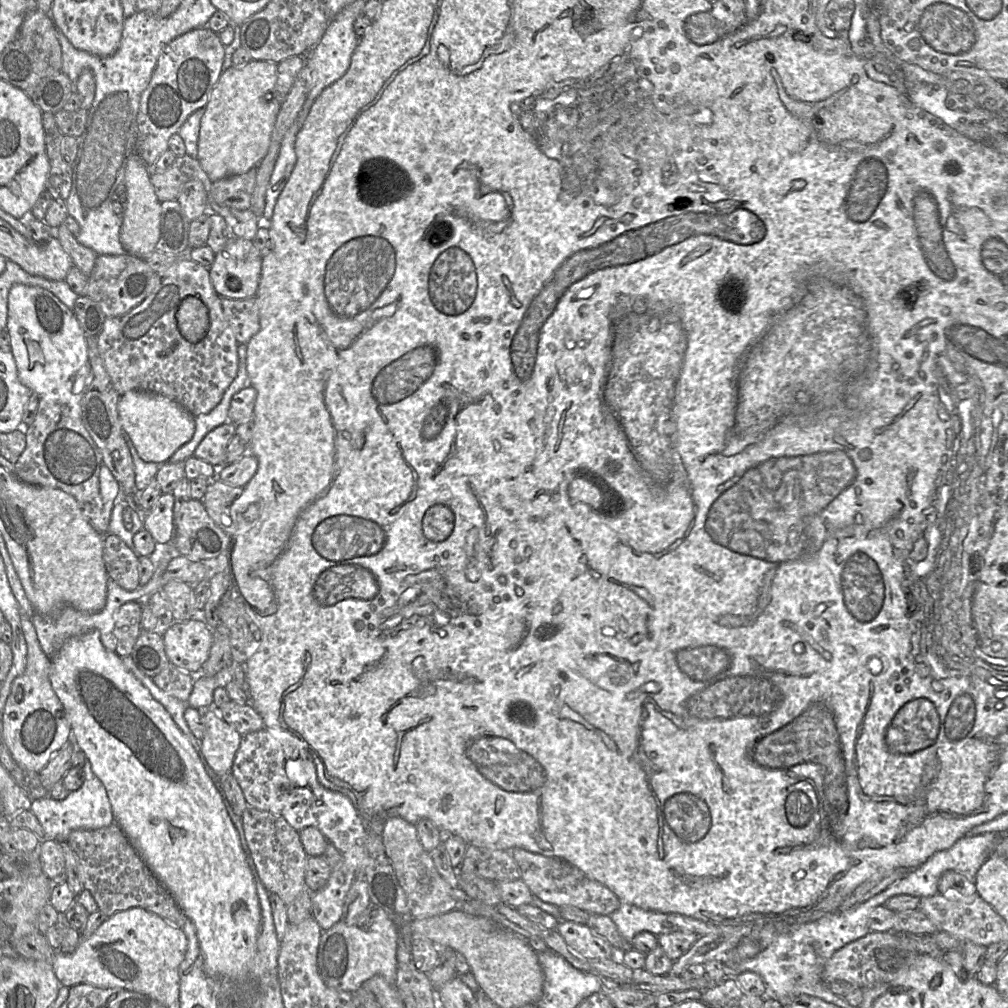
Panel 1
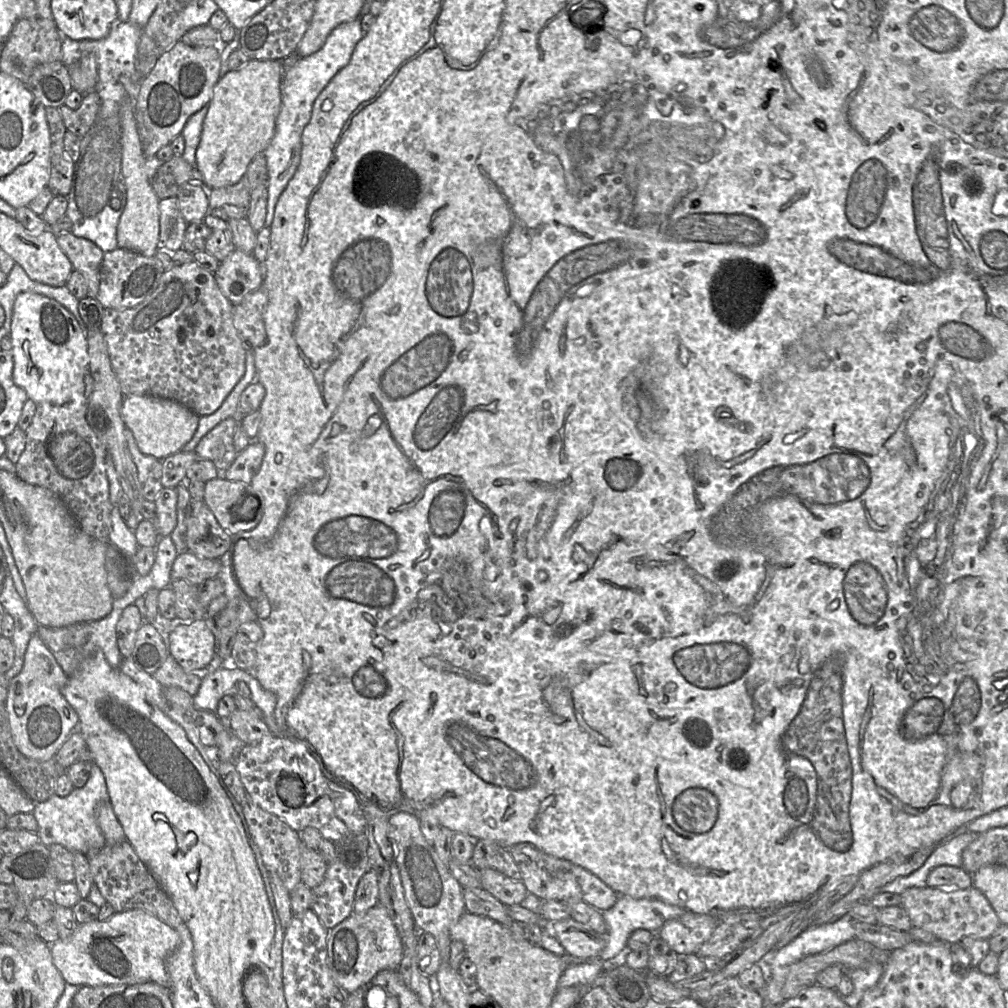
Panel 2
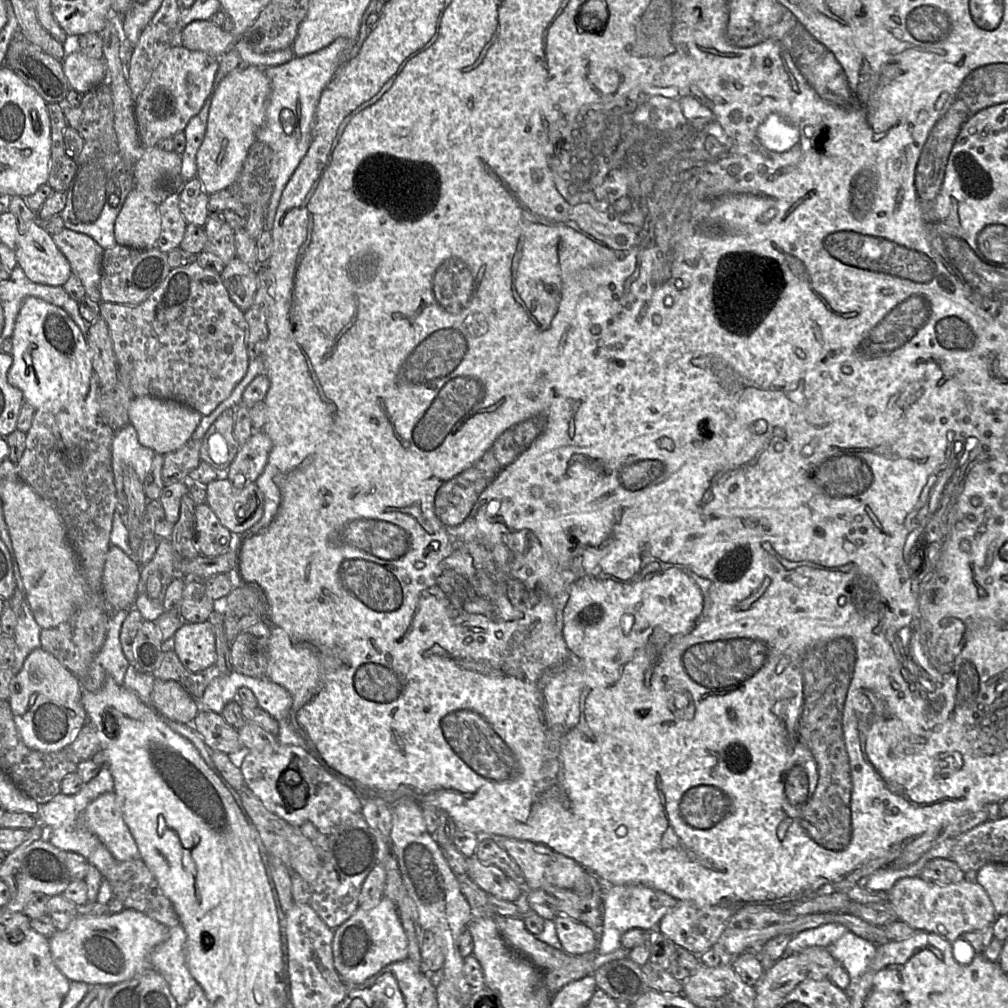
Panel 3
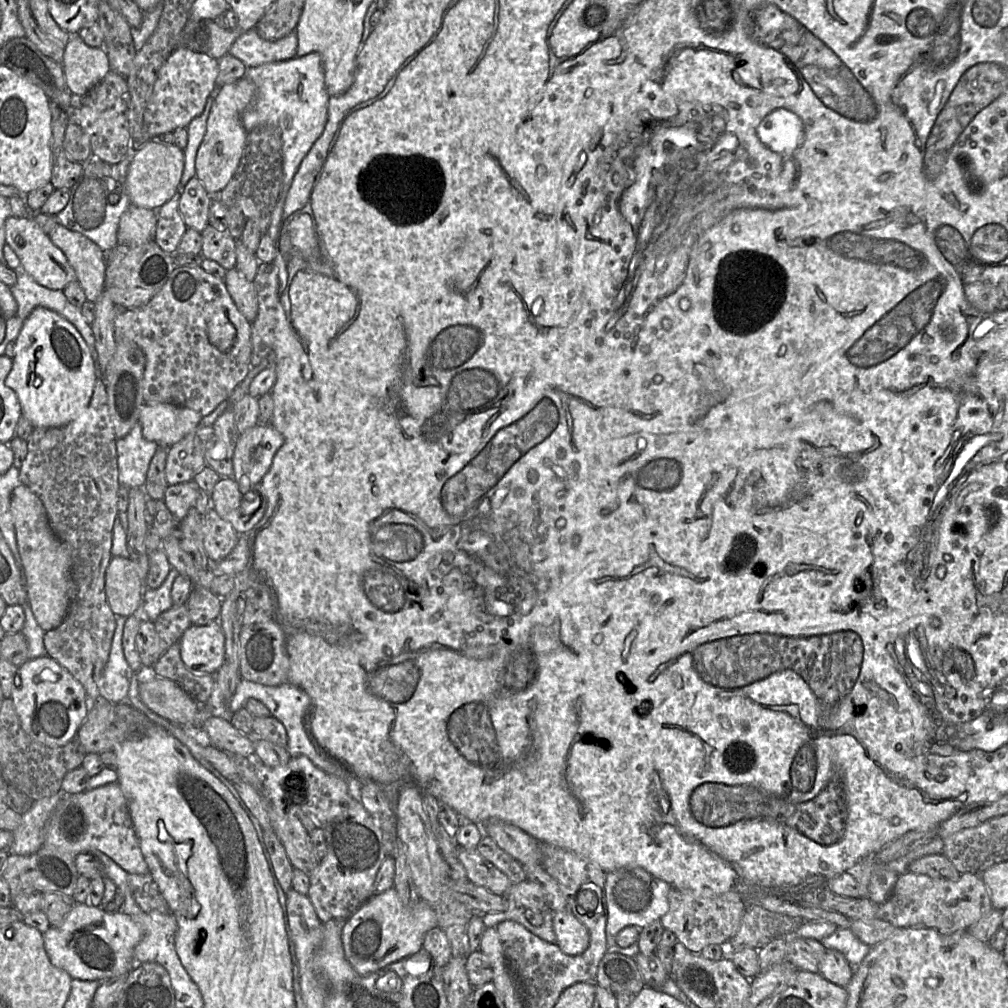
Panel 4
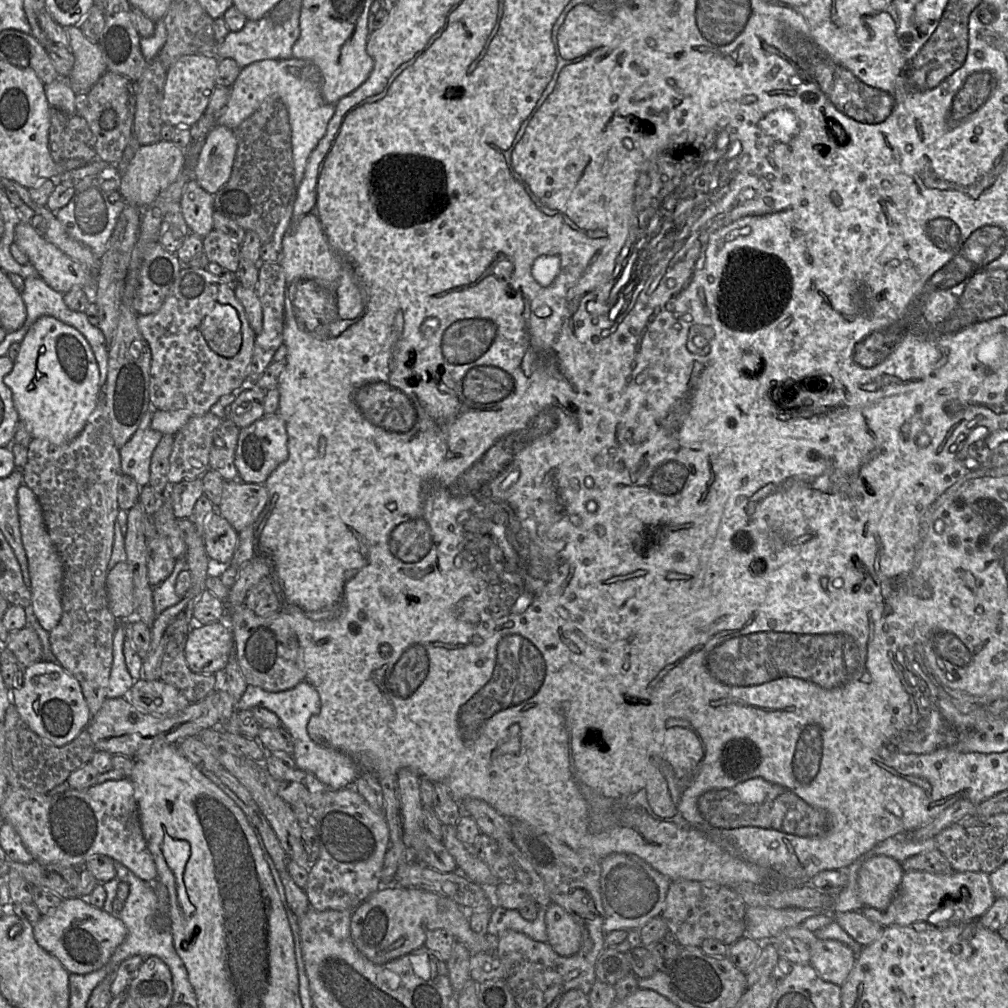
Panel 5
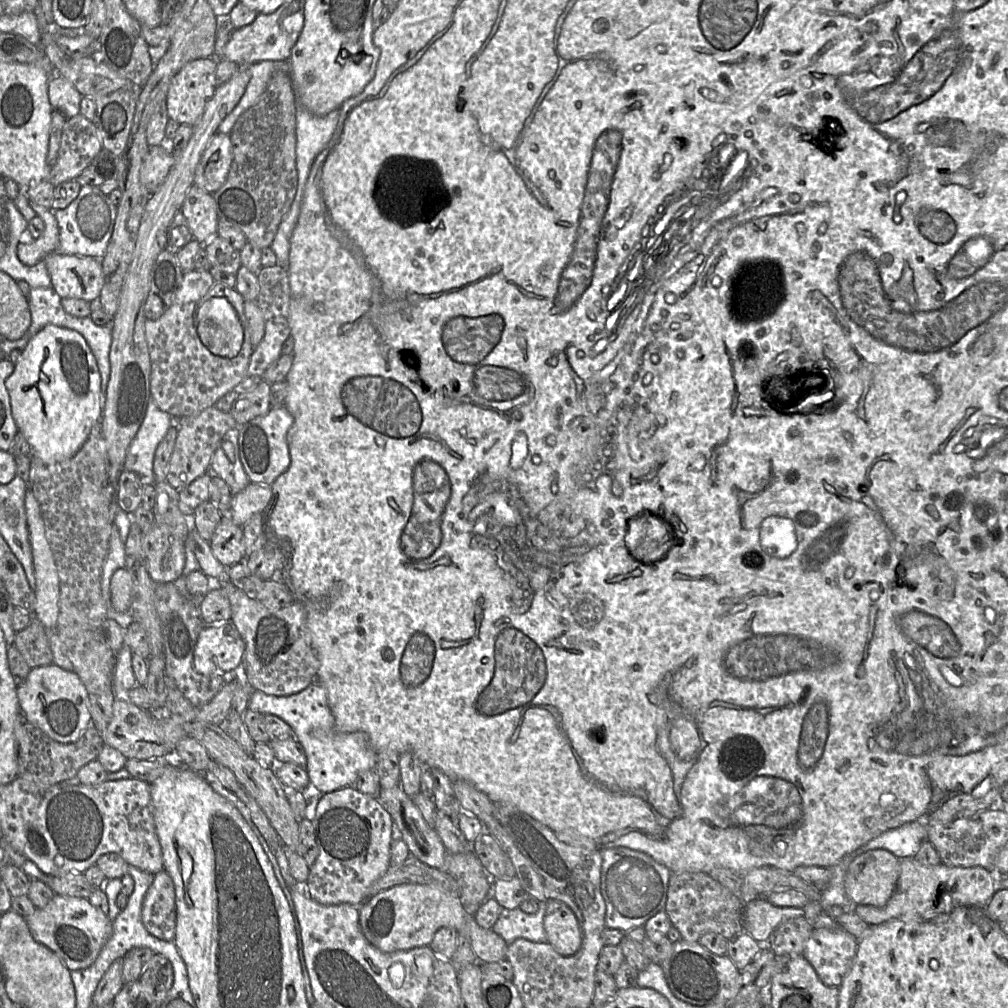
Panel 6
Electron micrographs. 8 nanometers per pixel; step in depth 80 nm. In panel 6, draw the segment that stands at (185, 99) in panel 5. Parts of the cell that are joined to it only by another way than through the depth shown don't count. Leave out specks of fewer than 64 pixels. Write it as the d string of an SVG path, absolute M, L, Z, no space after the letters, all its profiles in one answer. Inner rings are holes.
M213 57L193 60L187 63L171 80L166 97L169 119L179 125L193 127L200 119L205 106L216 89L215 71L217 62Z

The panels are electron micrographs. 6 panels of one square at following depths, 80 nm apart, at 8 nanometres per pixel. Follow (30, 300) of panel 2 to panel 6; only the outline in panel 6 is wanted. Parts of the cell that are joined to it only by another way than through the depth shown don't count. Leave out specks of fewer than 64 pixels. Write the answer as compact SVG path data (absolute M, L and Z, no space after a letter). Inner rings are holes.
M47 325L22 350L13 373L5 381L10 395L12 416L37 455L47 463L72 457L85 443L92 426L101 420L101 376L97 361L84 337L75 330Z

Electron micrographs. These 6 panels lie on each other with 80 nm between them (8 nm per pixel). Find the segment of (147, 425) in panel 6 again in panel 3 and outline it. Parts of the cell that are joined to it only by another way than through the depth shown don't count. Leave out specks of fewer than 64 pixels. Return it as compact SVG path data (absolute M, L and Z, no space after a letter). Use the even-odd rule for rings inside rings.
M126 424L115 432L112 442L112 455L117 473L131 467L143 484L151 467L155 452L139 443L136 429Z

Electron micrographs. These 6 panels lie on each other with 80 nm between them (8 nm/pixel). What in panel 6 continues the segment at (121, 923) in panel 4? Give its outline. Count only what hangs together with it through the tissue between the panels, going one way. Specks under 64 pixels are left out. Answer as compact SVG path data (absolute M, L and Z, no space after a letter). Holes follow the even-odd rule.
M55 895L42 909L26 919L33 939L53 951L70 970L91 966L110 938L113 922L86 898Z

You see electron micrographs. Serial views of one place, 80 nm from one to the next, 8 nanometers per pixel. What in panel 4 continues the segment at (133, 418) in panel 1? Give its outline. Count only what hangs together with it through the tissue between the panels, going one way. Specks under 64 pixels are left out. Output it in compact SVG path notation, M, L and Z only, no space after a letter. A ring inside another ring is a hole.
M146 402L139 423L145 439L159 446L171 447L200 423L202 415L187 407L170 403Z

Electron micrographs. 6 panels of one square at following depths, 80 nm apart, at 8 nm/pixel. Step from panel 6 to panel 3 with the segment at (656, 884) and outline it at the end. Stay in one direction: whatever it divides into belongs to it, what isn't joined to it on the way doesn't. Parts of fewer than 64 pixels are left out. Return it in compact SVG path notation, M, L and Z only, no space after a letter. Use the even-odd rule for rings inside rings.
M604 885L603 931L598 944L598 955L606 955L622 947L621 936L632 928L654 931L660 920L675 905L671 895L644 885Z

